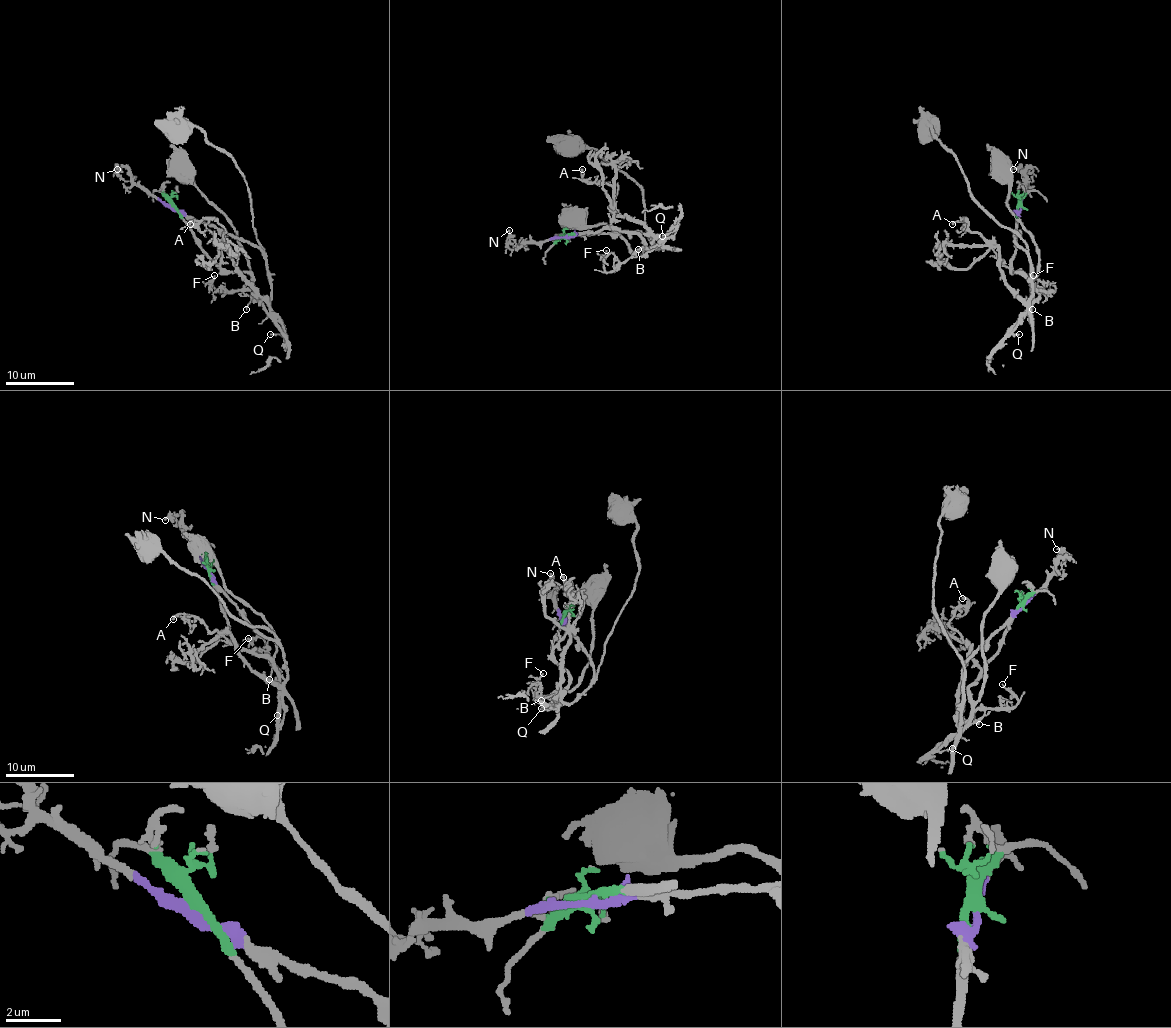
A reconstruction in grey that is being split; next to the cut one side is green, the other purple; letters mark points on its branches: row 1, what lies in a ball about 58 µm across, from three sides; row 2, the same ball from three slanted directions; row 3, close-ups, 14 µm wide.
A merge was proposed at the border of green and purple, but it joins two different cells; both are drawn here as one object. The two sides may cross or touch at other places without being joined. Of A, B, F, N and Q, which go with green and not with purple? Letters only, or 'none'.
A, B, F

